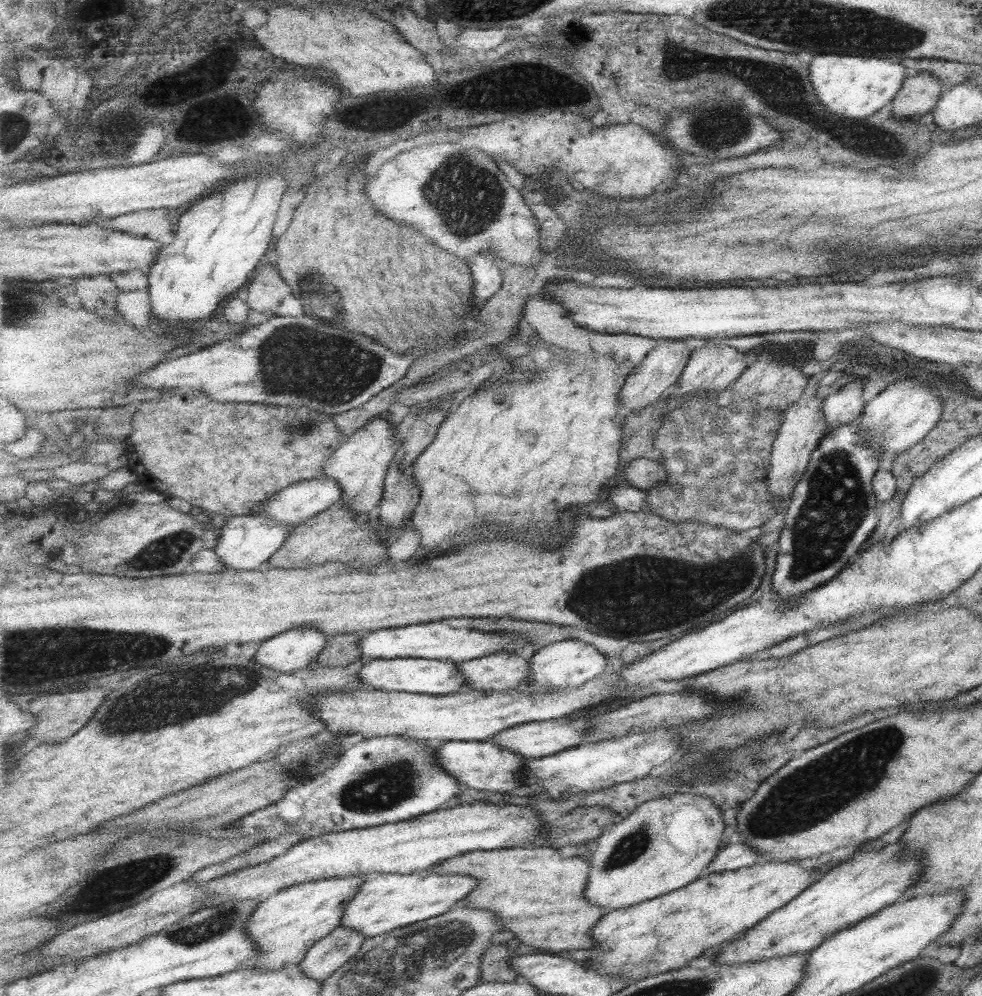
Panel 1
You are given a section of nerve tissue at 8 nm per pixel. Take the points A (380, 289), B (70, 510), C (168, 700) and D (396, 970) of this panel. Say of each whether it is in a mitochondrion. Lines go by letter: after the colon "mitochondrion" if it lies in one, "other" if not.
A: other
B: other
C: mitochondrion
D: mitochondrion

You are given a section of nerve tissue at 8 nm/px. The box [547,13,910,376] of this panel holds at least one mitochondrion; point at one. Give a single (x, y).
(702, 128)

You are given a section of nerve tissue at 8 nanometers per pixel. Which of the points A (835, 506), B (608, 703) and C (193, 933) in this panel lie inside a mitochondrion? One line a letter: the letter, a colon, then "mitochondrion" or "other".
A: mitochondrion
B: other
C: mitochondrion

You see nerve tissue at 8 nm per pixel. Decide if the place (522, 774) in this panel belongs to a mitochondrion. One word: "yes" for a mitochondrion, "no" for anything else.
no

